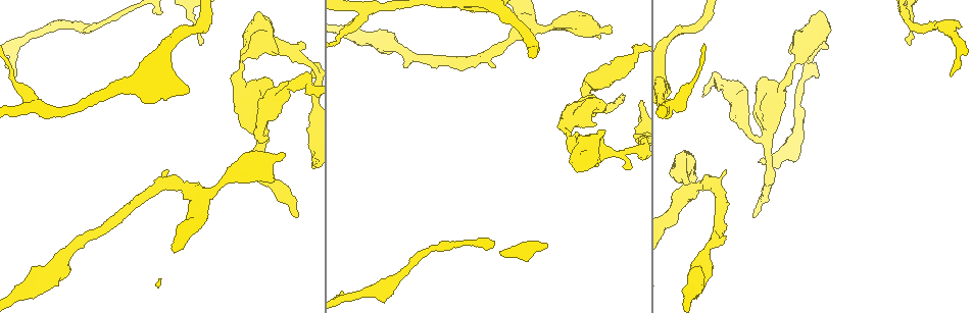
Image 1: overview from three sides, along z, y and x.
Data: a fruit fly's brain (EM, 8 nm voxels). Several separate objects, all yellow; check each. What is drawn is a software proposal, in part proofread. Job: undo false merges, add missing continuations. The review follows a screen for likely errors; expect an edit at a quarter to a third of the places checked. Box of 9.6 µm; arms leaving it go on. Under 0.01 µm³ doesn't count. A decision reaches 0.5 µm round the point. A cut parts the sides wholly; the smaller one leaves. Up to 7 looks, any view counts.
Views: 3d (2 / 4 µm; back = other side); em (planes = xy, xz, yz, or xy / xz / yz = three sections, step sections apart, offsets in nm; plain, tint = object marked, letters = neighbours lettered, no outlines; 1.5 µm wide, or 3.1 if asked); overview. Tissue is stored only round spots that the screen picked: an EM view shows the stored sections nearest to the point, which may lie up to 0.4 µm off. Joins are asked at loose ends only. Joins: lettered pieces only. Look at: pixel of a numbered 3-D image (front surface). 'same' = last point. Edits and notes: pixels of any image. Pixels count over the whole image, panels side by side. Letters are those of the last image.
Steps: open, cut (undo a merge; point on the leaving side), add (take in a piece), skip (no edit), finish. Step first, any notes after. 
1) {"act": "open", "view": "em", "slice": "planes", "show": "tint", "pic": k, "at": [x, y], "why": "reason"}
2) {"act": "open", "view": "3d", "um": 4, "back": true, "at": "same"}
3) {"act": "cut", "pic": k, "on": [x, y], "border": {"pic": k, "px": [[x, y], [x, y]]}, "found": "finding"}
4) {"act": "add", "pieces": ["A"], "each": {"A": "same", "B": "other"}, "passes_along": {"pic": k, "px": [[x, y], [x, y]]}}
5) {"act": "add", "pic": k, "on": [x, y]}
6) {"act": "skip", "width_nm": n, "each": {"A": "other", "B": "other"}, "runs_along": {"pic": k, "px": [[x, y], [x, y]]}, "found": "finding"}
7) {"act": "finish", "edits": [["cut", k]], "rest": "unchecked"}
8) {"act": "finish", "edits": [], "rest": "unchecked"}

{"act": "open", "view": "3d", "um": 4, "pic": 1, "at": [566, 131], "why": "calibre changes"}

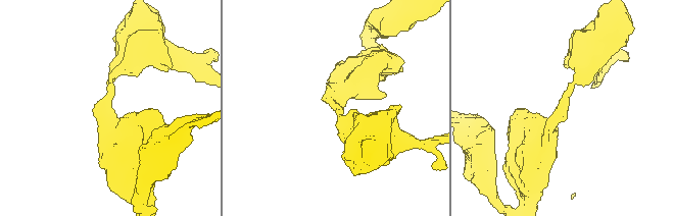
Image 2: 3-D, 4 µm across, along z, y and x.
{"act": "open", "view": "em", "slice": "xy", "step": 4, "show": "tint", "pic": 2, "at": [565, 91], "arm_widths_nm": [300, 360], "why": "shape alone is not enough"}

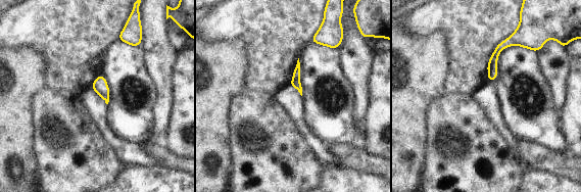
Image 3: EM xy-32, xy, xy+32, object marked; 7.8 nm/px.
{"act": "open", "view": "em", "slice": "planes", "show": "letters", "at": "same", "why": "cut it another way"}

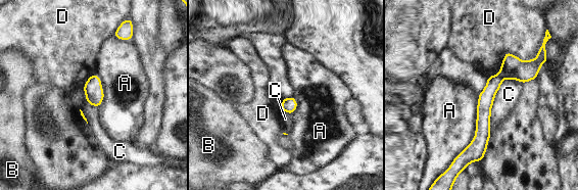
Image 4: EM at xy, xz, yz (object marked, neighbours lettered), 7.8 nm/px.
{"act": "cut", "pic": 4, "on": [513, 67], "each": {"A": "other", "B": "other", "C": "other", "D": "other"}, "border": {"pic": 4, "px": [[498, 74], [502, 79]]}, "found": "a second neuron is stuck on"}

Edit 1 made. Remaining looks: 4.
{"act": "open", "view": "em", "slice": "planes", "show": "letters", "pic": 1, "at": [283, 154], "why": "an open end"}

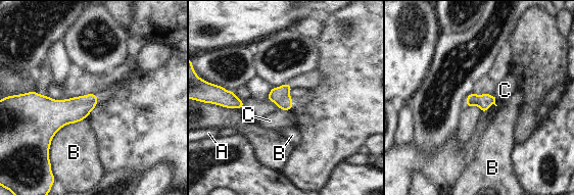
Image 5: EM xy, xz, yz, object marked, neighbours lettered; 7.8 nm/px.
{"act": "skip", "width_nm": 120, "longest_contact_nm": ["B", 420], "each": {"A": "other", "B": "other", "C": "other"}, "found": "no lettered piece goes on from it"}

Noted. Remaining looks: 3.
{"act": "open", "view": "em", "slice": "planes", "show": "plain", "pic": 1, "at": [667, 106]}

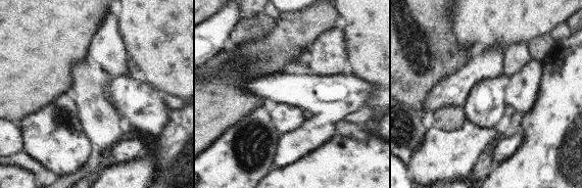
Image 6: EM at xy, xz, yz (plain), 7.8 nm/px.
{"act": "open", "view": "em", "slice": "planes", "show": "letters", "at": "same", "why": "see the neighbours"}

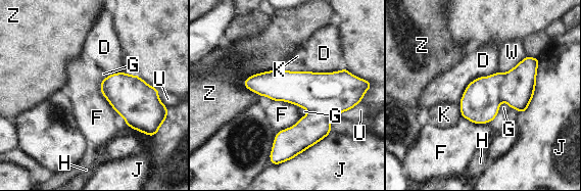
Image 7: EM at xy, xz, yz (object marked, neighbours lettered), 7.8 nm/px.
{"act": "skip", "longest_contact_nm": ["J", 420], "each": {"D": "other", "F": "other", "G": "other", "H": "other", "J": "other", "K": "other", "U": "other", "W": "other", "Z": "other"}, "border": {"pic": 7, "px": [[462, 116], [474, 123], [491, 122]]}, "found": "all the same neuron"}

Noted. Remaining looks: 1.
{"act": "finish", "edits": [["cut", 4]], "rest": "unchecked"}

